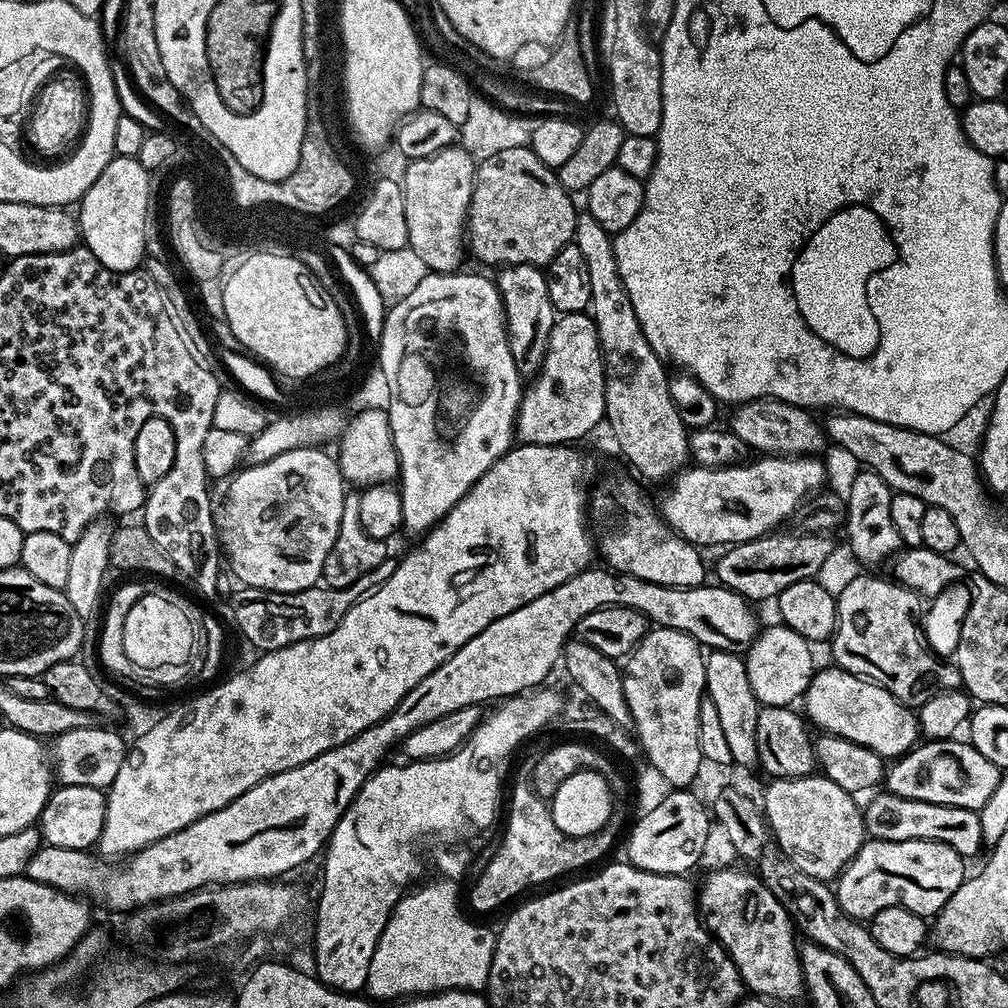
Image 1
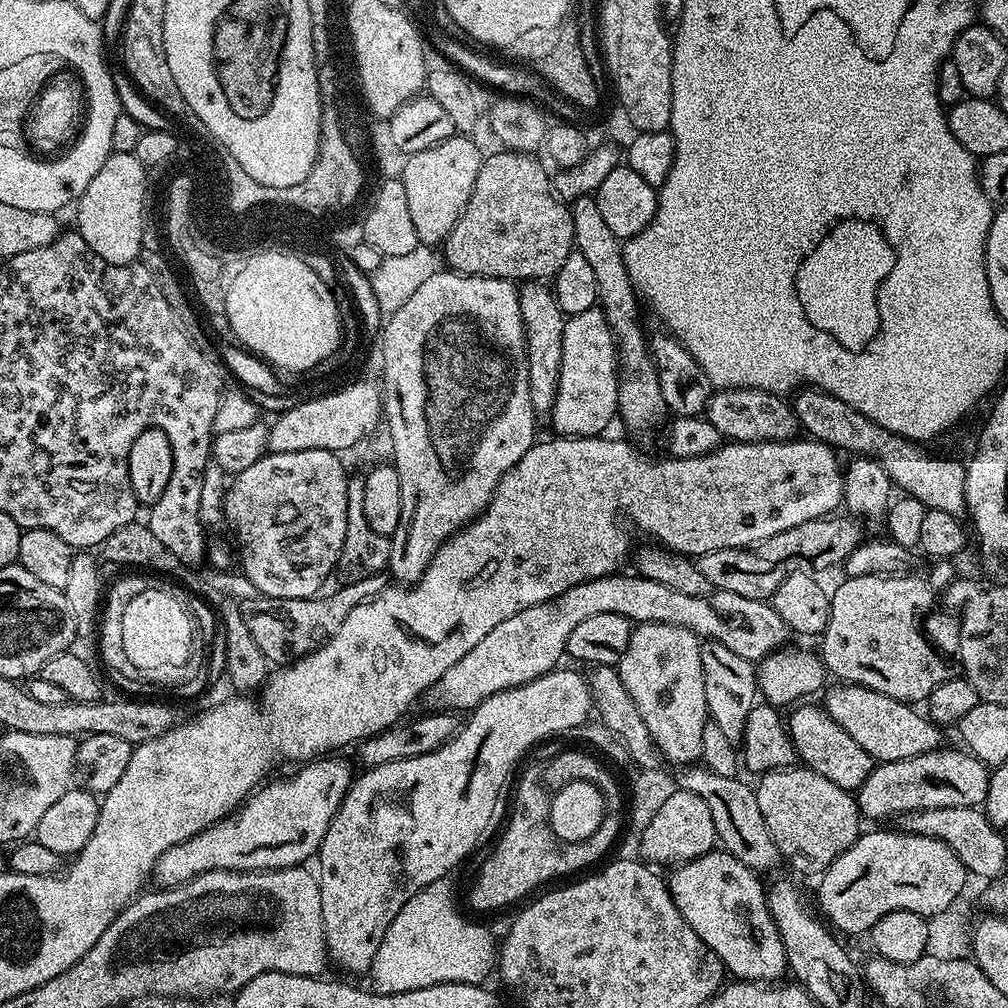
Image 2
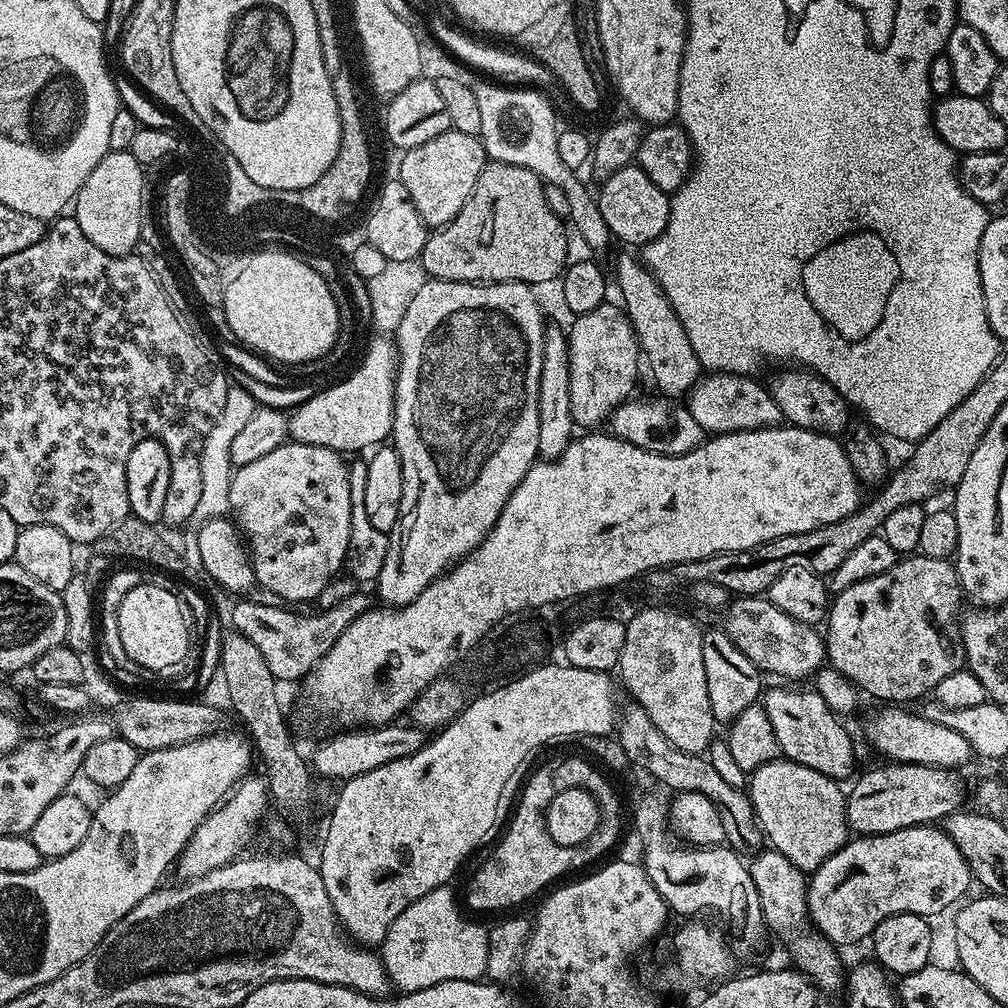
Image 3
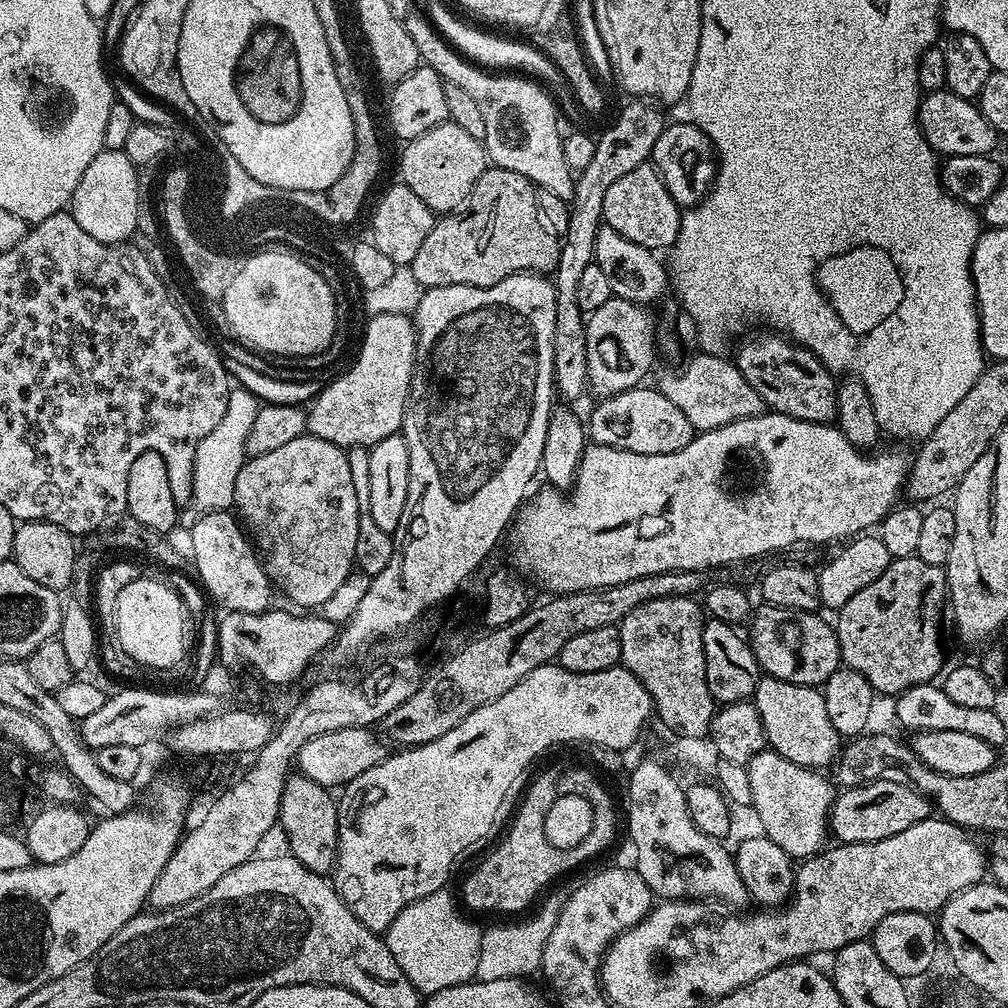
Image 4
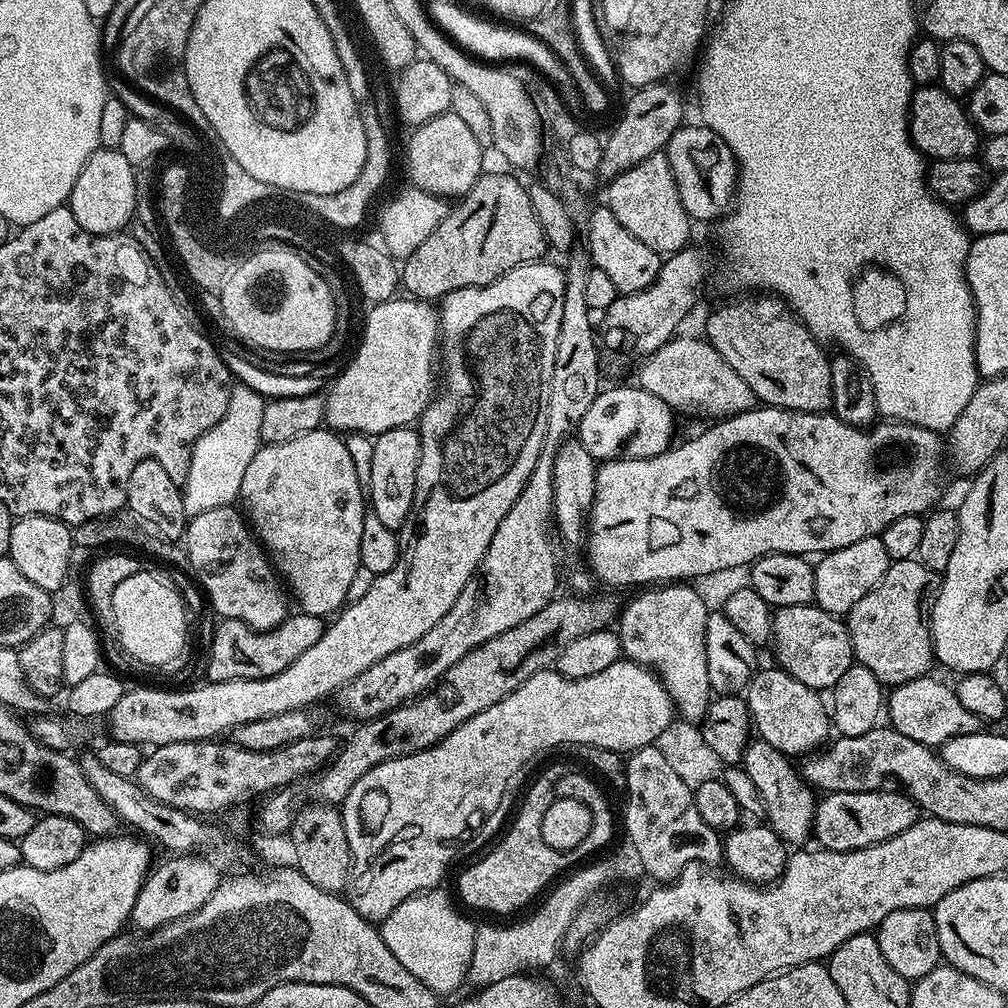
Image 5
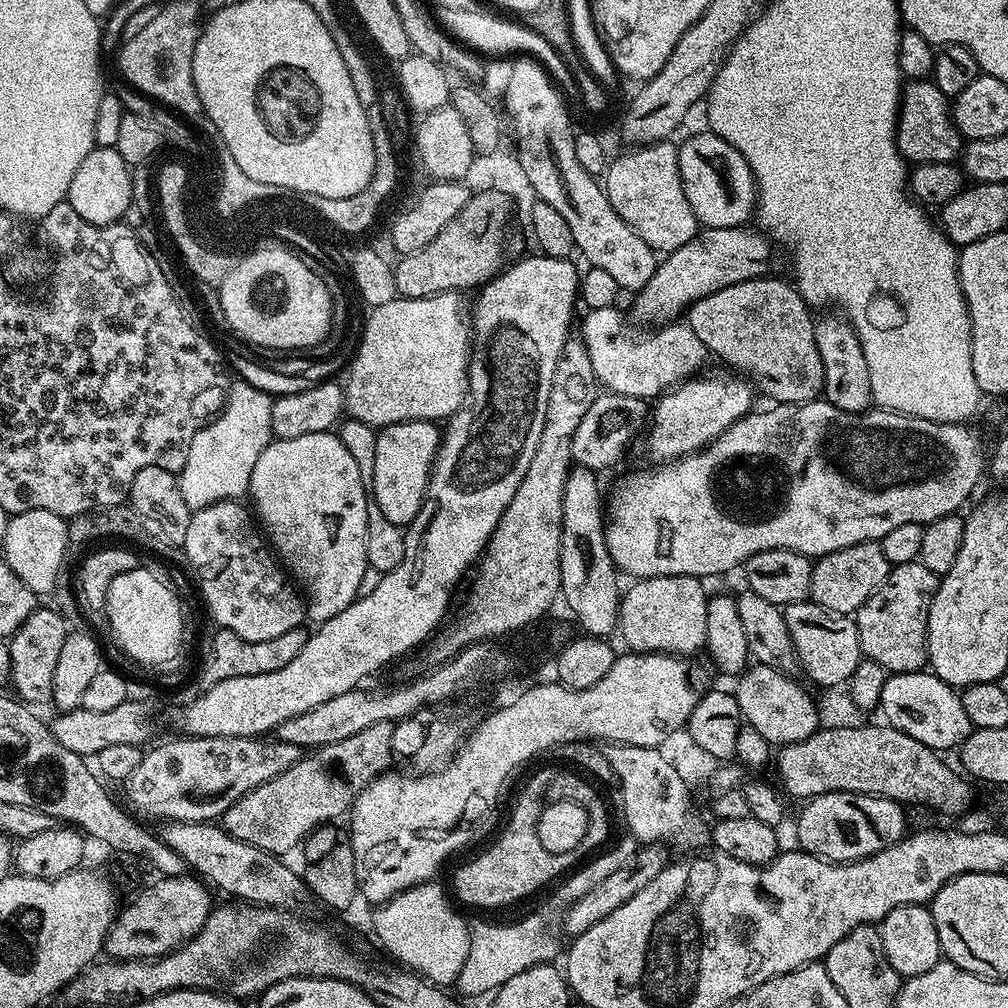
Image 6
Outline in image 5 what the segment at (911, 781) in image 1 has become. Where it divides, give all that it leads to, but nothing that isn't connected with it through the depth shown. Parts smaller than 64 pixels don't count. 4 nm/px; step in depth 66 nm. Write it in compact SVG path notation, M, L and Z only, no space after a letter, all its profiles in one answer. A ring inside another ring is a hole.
M903 791L884 792L829 792L817 803L816 817L812 820L812 836L817 840L819 847L825 852L849 852L850 850L862 850L874 846L878 842L886 842L902 830L910 830L918 819L918 809L911 796Z

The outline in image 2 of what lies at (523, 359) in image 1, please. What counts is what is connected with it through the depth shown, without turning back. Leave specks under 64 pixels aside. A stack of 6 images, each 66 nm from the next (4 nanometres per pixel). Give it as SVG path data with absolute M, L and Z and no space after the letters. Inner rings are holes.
M524 282L519 285L520 309L524 323L528 354L528 381L530 382L530 402L537 414L551 413L552 404L556 401L560 363L562 362L562 338L564 321L558 302L551 287L540 282Z

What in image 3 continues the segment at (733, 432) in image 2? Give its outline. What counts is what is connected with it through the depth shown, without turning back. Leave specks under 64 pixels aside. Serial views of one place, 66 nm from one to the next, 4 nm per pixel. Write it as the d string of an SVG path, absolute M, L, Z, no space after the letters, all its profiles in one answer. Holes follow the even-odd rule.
M713 372L705 375L686 397L686 406L694 414L705 433L745 432L759 428L775 428L782 417L771 391L751 375L735 376L732 372Z

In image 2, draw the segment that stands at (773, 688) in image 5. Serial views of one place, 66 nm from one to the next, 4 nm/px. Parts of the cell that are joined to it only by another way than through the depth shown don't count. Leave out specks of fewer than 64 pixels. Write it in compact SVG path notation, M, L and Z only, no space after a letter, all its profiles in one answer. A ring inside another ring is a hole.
M812 702L793 707L786 716L788 733L796 747L799 763L822 774L822 778L834 782L834 786L855 793L864 785L866 778L870 778L874 767L872 756L866 754L866 750L862 750L862 746L858 746L858 742L854 742L854 738L850 738L850 734L846 734L846 730L842 730L842 726L838 726L838 722L834 722L823 707L816 705L815 708L808 703Z

